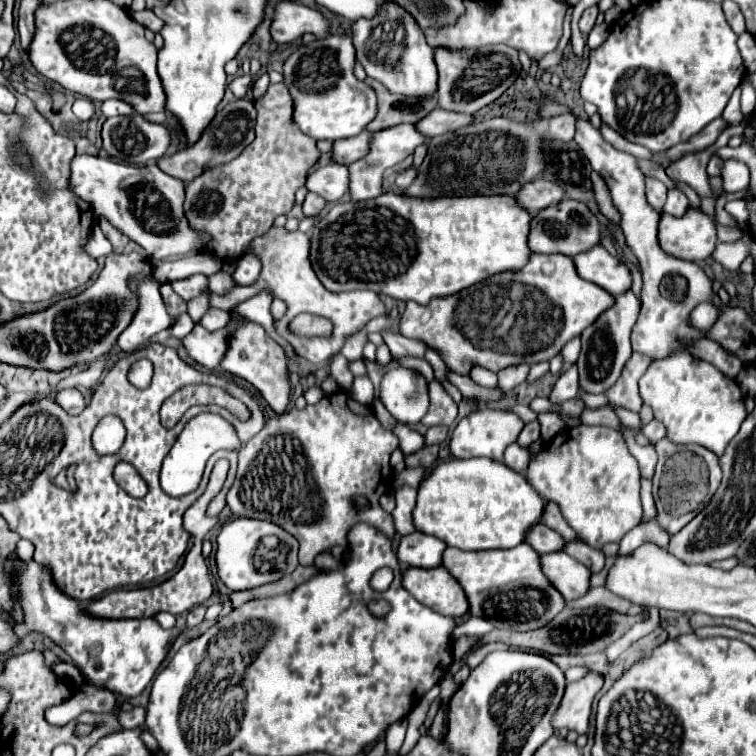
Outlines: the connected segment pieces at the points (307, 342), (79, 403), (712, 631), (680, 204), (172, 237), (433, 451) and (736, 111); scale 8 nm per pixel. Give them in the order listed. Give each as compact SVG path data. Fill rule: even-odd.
M270 229L264 237L258 237L252 241L248 253L254 253L262 259L262 273L256 281L256 285L252 287L236 287L232 289L226 297L218 297L216 293L211 292L210 305L213 308L219 308L229 311L239 303L250 299L252 295L256 295L260 289L268 287L274 291L274 297L282 299L288 303L288 311L286 315L278 321L278 331L280 335L286 337L286 341L290 341L296 349L296 353L300 357L304 357L310 363L324 363L328 361L336 351L342 349L344 339L352 333L358 333L360 329L364 329L364 325L382 315L384 313L384 303L380 301L380 297L374 291L346 291L346 293L330 293L316 277L312 265L310 265L310 235L296 231L296 233L288 233L286 229ZM300 313L312 313L312 315L324 315L328 319L332 319L334 331L330 337L298 337L292 335L292 331L288 329L288 323L300 315Z
M62 389L56 393L56 399L54 399L62 409L66 409L66 413L70 415L78 415L84 411L84 397L78 389Z
M702 627L694 631L698 637L730 637L734 639L738 635L738 631L728 629L728 627Z
M668 189L668 199L666 199L666 205L664 205L664 213L670 213L670 215L684 215L684 211L688 209L688 199L684 193L680 193L678 189Z
M76 155L68 189L90 203L98 217L108 219L118 231L144 247L152 261L194 253L206 245L206 235L194 233L184 217L184 183L162 173L156 165L132 167L98 155Z
M426 445L414 455L406 457L406 467L424 467L430 469L438 459L438 445Z
M736 89L736 91L732 93L732 97L730 97L730 101L728 101L728 105L726 105L722 117L724 117L732 127L742 123L744 115L742 115L742 111L740 111L740 89Z

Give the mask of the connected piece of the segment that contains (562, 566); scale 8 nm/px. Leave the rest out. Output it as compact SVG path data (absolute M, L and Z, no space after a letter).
M558 551L542 557L544 575L564 595L566 601L576 601L590 589L590 569L574 561L568 553Z

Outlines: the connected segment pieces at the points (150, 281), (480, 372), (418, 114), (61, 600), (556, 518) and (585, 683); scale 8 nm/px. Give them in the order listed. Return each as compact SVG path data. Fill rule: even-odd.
M136 275L130 279L130 289L134 289L138 297L138 313L134 313L134 319L118 337L118 347L122 351L130 353L142 347L152 335L172 325L172 317L166 313L160 297L160 285L162 283L152 275Z
M474 367L470 371L470 379L476 383L476 385L482 385L482 387L496 387L498 385L498 375L488 371L488 369L482 369L482 367Z
M366 77L366 83L378 95L378 117L368 125L370 131L382 131L398 123L418 123L432 109L436 109L436 95L430 97L402 97L398 93L390 93L380 81Z
M14 557L18 567L8 579L10 595L20 603L24 611L24 623L16 623L14 631L18 637L28 633L42 633L62 647L74 663L82 669L86 681L100 689L108 689L116 695L136 697L152 681L154 673L168 655L168 649L176 637L174 629L162 629L156 619L102 619L86 613L76 599L68 597L46 571L46 565L32 561L20 561Z
M548 501L548 503L546 503L546 509L544 509L542 521L544 521L544 525L548 525L550 529L558 531L566 541L578 541L578 535L574 533L574 529L570 529L570 525L566 523L566 519L562 517L558 505L554 505L554 503Z
M588 671L582 679L568 683L564 697L552 717L552 729L568 729L576 731L578 735L584 735L588 729L590 719L590 707L594 695L602 689L604 677L598 671Z

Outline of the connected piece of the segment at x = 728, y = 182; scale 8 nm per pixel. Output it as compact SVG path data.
M726 161L722 167L722 179L724 179L724 189L734 193L742 191L750 185L750 173L746 165L732 165L732 161Z

